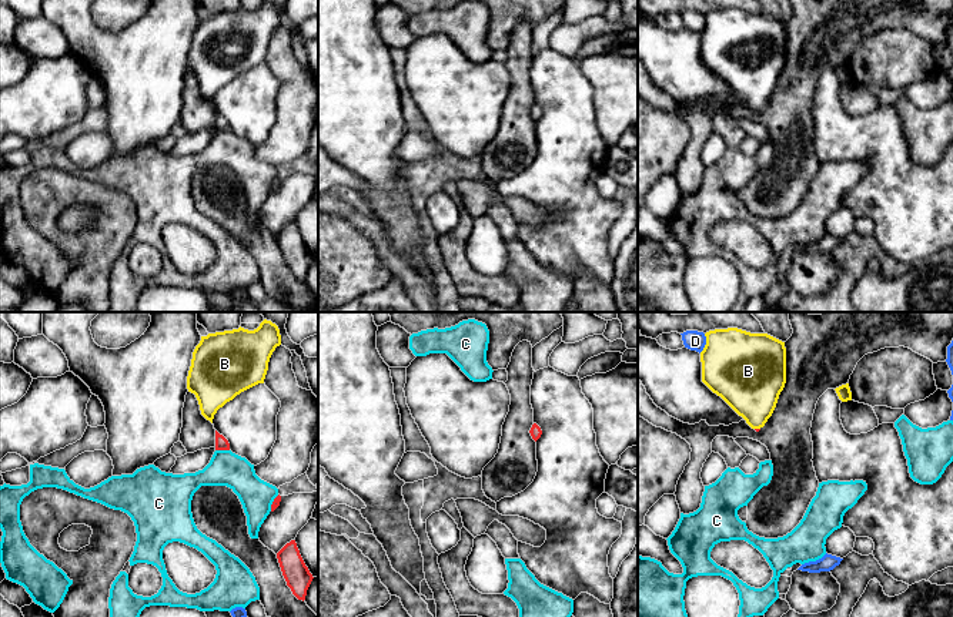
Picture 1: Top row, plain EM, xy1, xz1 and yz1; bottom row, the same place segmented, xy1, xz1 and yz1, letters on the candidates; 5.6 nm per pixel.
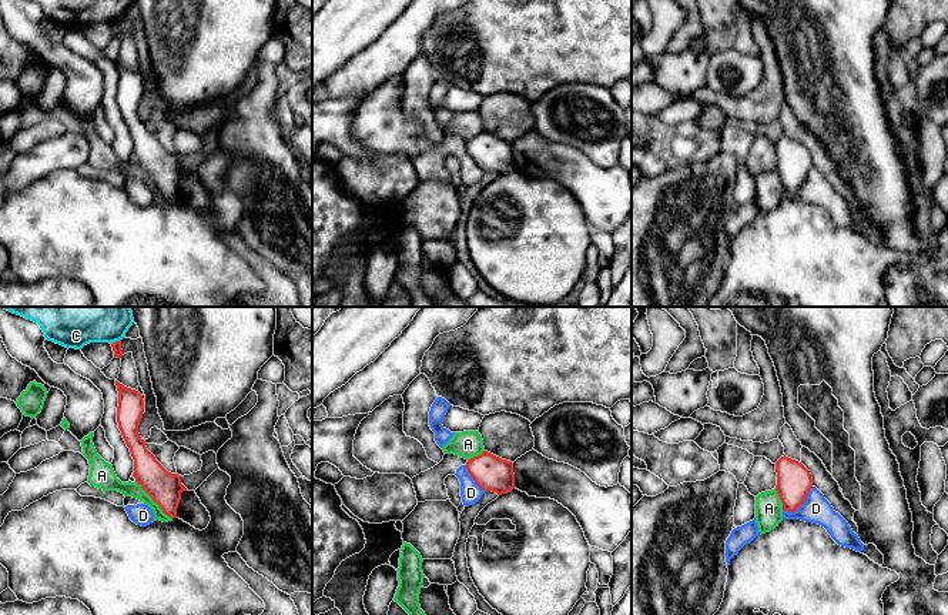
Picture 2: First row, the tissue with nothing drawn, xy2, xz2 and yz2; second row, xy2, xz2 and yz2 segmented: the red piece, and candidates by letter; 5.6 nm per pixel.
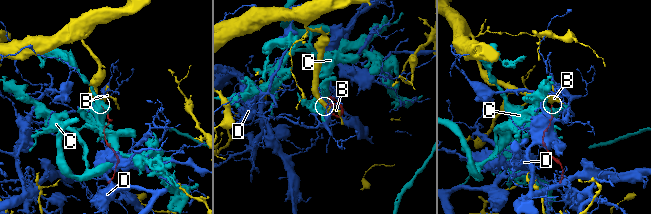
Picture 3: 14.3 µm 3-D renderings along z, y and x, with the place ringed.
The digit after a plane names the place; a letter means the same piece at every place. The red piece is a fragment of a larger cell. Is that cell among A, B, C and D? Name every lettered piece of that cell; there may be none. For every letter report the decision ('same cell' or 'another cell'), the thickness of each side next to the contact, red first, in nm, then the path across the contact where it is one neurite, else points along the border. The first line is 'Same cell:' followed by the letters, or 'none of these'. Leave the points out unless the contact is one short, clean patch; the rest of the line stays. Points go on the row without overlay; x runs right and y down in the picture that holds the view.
Same cell: B
A: another cell; calibres 180 and 90 nm
B: same cell; calibres 20 and 320 nm; way yz1 (755, 110), (758, 110), (756, 86), (751, 67)
C: another cell; calibres 80 and 190 nm
D: another cell; calibres 200 and 160 nm; border yz2 (813, 167), (796, 190), (783, 190)

